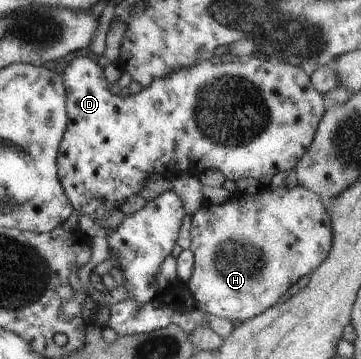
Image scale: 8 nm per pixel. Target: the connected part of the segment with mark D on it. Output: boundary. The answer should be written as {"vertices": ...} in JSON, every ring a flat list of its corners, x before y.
{"vertices":[[254,55,246,62,219,62,211,64,203,61,192,67,181,67,170,72,167,76,162,76,152,80,148,87,142,87,138,94,120,96,112,95,106,90,106,80,103,76,103,63,96,63,90,58,74,58,68,65,64,64,62,73,67,111,67,122,64,128,62,139,60,140,57,156,57,178,64,190,64,195,81,216,88,216,92,220,106,216,108,212,117,208,117,205,128,196,137,194,144,185,144,182,151,175,162,175,167,179,172,179,181,173,199,176,207,169,218,170,225,179,236,181,241,178,253,178,257,181,263,176,274,176,280,171,294,169,296,162,308,151,308,146,312,143,317,125,324,115,326,104,322,96,312,87,309,77,304,74,300,66,280,63,276,60,268,60,264,56]]}

